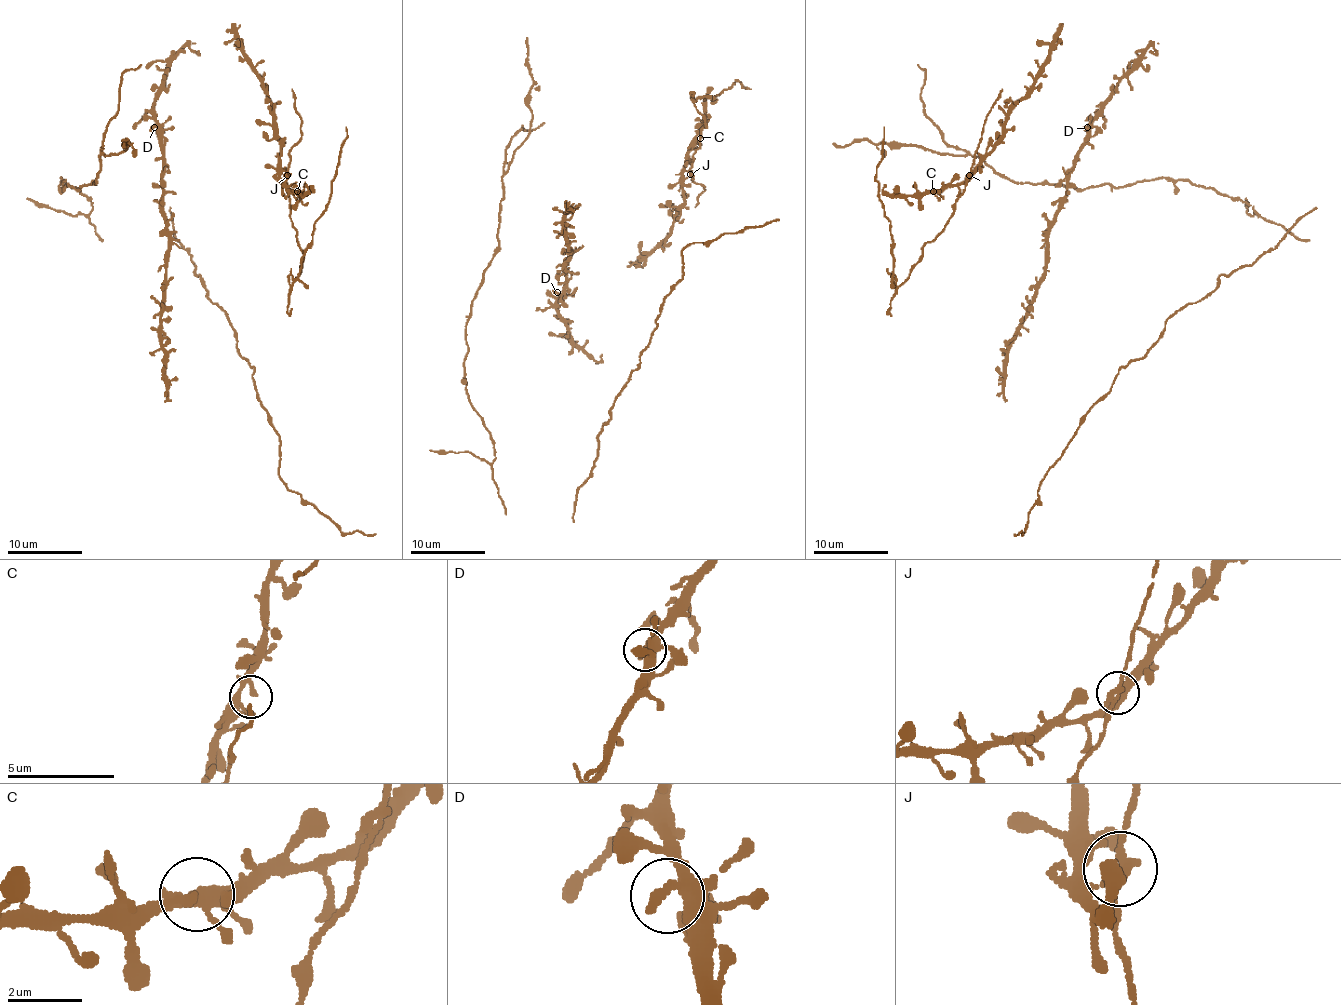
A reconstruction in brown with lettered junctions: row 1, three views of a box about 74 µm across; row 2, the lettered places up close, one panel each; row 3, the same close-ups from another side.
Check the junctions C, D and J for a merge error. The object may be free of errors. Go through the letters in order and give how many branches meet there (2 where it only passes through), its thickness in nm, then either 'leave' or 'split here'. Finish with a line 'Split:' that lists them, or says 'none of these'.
C: branches 3; calibre 160 nm; leave
D: branches 3; calibre 220 nm; leave
J: branches 3; calibre 180 nm; split here
Split: J

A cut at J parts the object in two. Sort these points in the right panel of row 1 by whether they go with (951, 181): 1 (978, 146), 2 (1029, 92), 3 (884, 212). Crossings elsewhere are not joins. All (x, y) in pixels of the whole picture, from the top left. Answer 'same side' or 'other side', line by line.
1: other side
2: same side
3: other side

